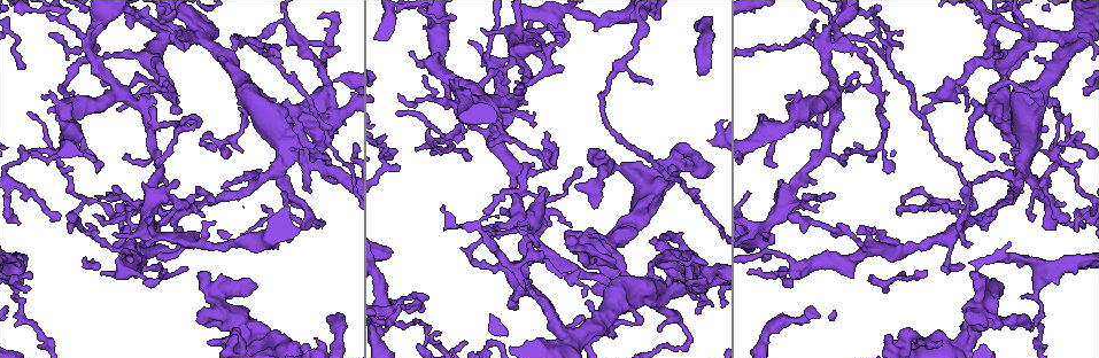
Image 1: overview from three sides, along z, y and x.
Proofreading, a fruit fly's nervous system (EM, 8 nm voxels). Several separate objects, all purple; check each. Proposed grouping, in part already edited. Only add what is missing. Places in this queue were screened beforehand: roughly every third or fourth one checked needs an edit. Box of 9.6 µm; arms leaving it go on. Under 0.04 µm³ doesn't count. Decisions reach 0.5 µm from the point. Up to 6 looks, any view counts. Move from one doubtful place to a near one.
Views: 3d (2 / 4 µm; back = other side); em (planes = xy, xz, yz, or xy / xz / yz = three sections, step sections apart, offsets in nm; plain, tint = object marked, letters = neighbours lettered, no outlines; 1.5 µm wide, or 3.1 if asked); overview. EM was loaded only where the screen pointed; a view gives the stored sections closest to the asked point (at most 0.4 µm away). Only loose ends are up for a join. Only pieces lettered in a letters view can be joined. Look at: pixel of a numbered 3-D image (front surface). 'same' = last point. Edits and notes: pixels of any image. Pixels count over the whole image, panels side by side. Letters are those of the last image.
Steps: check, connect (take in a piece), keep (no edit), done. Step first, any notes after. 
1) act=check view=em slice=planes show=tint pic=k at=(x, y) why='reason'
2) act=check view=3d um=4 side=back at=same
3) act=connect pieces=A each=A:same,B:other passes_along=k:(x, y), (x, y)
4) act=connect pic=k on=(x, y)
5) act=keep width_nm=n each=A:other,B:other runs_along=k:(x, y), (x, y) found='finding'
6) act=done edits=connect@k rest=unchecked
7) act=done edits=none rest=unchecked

act=check view=3d um=4 pic=1 at=(807, 322) why='long arm stops here'

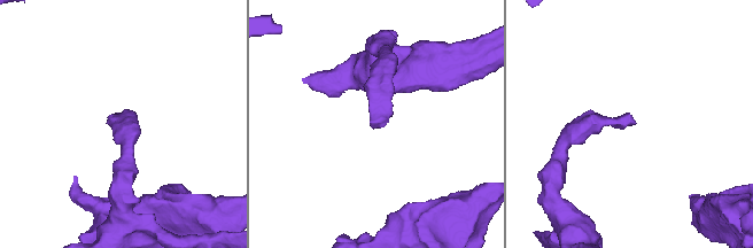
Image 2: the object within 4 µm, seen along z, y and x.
act=check view=em slice=planes show=letters pic=2 at=(372, 127) why='now the EM'

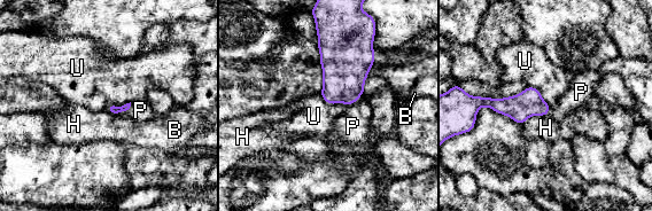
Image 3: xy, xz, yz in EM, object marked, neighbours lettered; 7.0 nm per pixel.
act=connect pieces=P each=B:other,H:other,P:same,U:other passes_along=3:(116, 110), (126, 109), (140, 110) found='the neuron continues'

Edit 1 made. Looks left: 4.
act=check view=overview why='see it whole again'

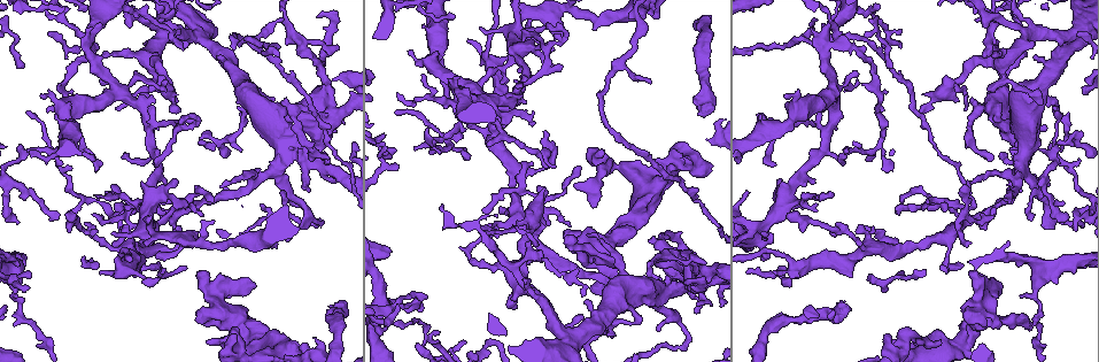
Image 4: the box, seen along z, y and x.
act=check view=em slice=planes show=plain pic=4 at=(1028, 328) why='free end'

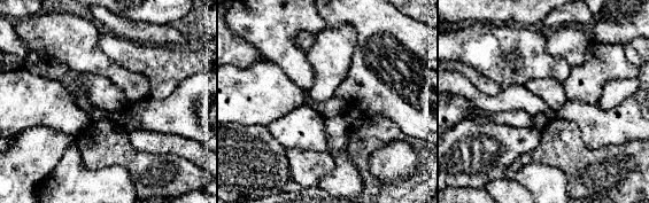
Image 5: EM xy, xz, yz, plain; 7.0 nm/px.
act=check view=em slice=planes show=letters at=same why='what lies round it'

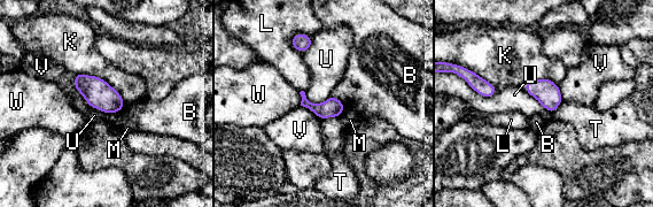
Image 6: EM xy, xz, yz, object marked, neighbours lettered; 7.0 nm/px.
act=keep longest_contact=K:420nm each=B:other,K:other,L:other,M:other,T:other,U:other,V:other,W:other border=6:(523, 86), (528, 93), (551, 113) found='none of them fits'

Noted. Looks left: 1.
act=check view=em slice=planes show=letters pic=4 at=(301, 229) why='branch stops here'

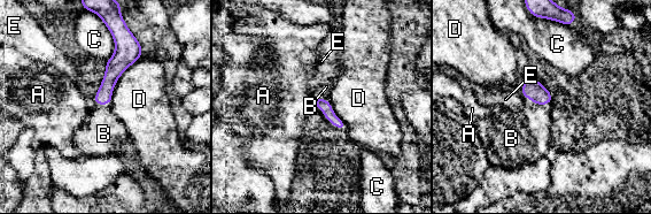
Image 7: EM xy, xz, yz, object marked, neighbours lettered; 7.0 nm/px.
act=connect pieces=B each=A:other,B:same,C:other,D:other,E:other passes_along=7:(325, 106), (320, 97), (326, 86) found='the neuron continues'

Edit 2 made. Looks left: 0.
act=done edits=connect@3,connect@7 rest=unchecked

